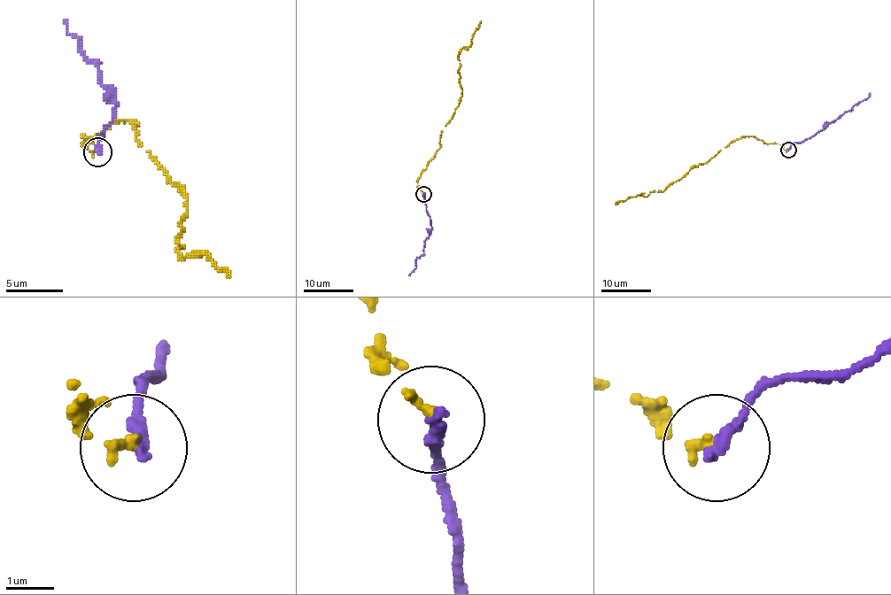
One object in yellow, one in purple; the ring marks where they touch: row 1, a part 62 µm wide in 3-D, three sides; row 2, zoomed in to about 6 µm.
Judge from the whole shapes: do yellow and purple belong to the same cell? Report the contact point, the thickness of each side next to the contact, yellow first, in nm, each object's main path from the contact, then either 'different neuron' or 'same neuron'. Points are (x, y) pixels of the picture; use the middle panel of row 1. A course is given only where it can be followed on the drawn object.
place (423, 194); calibres 220 and 280 nm; course yellow (423, 192), (419, 189), (417, 178), (438, 148), (440, 135), (462, 95), (459, 54), (469, 45), (481, 20); course purple (423, 194), (431, 234), (425, 241), (423, 253), (416, 259), (416, 266), (409, 275); same neuron

